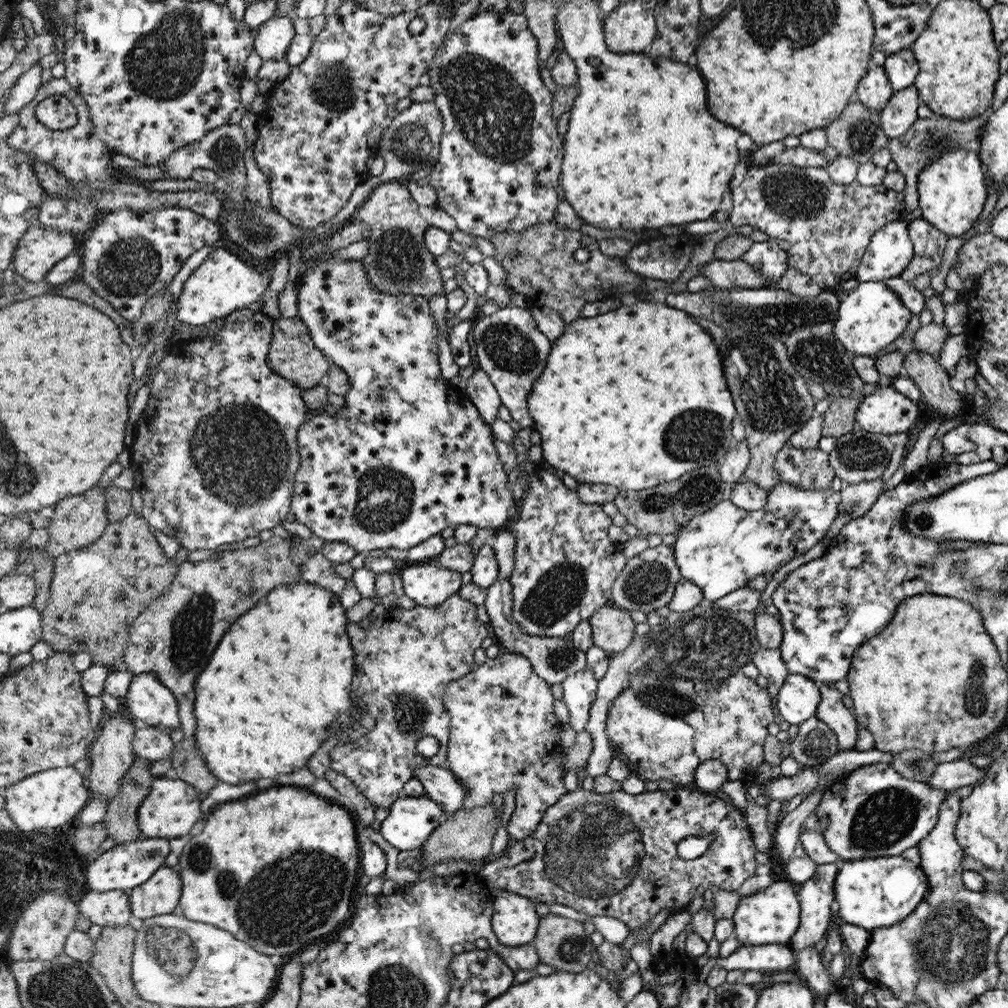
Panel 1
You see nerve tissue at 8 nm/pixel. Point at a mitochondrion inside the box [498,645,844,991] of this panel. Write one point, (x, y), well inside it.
(594, 852)

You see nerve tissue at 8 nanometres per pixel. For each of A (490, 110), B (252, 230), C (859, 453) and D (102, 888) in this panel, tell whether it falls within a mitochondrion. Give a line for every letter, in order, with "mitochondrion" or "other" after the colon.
A: mitochondrion
B: mitochondrion
C: mitochondrion
D: other

